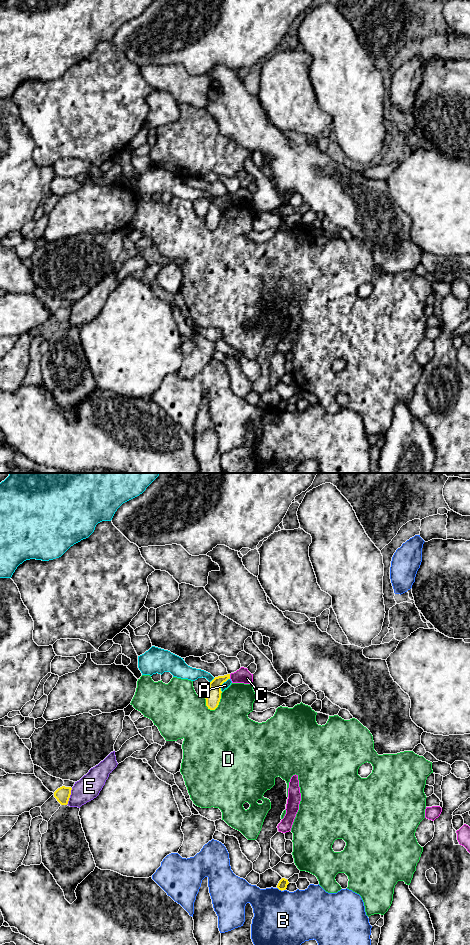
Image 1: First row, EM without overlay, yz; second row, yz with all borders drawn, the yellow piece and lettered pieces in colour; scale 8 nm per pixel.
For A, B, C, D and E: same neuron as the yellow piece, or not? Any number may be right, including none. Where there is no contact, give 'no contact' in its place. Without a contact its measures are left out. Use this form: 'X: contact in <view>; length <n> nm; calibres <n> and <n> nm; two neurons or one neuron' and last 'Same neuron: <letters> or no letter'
A: contact in yz; length 130 nm; calibres 120 and 60 nm; two neurons
B: contact in yz; length 50 nm; calibres 80 and 440 nm; two neurons
C: contact in yz; length 40 nm; calibres 120 and 120 nm; two neurons
D: contact in yz; length 180 nm; calibres 120 and 440 nm; two neurons
E: contact in yz; length 140 nm; calibres 120 and 190 nm; two neurons
Same neuron: no letter

